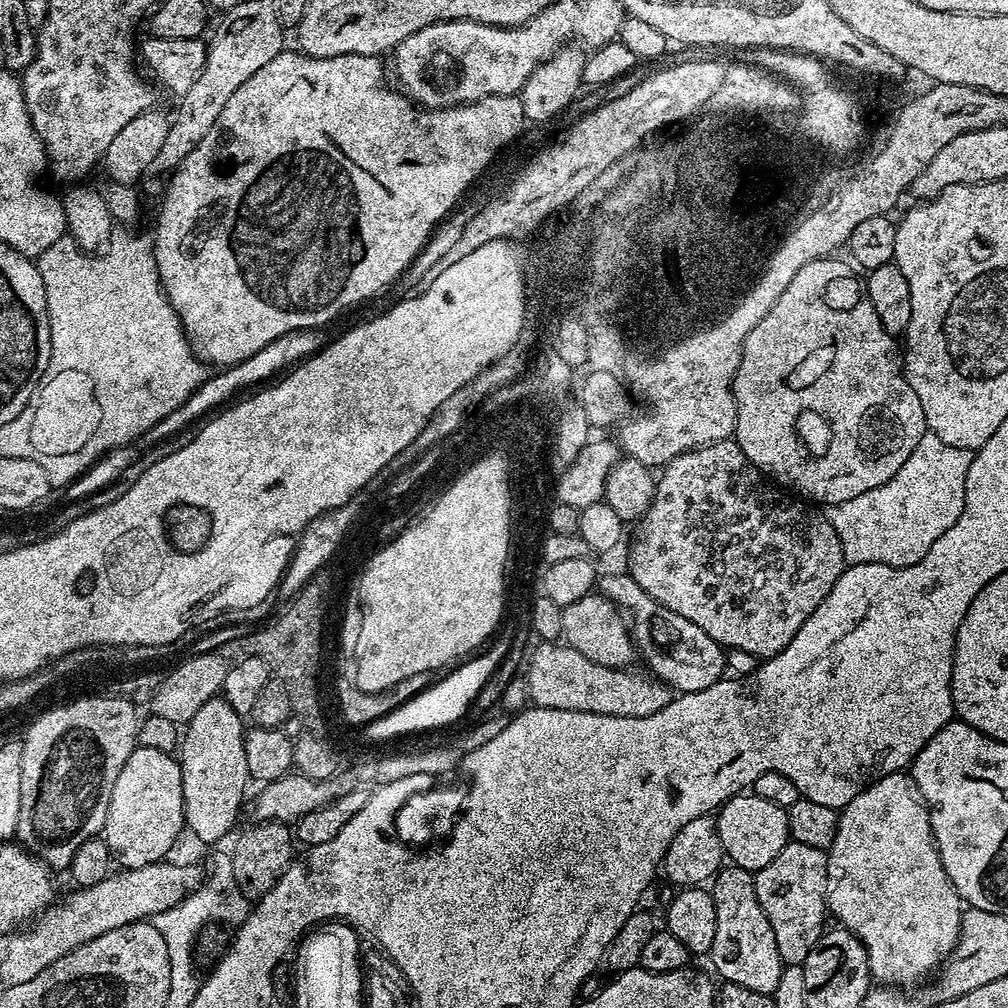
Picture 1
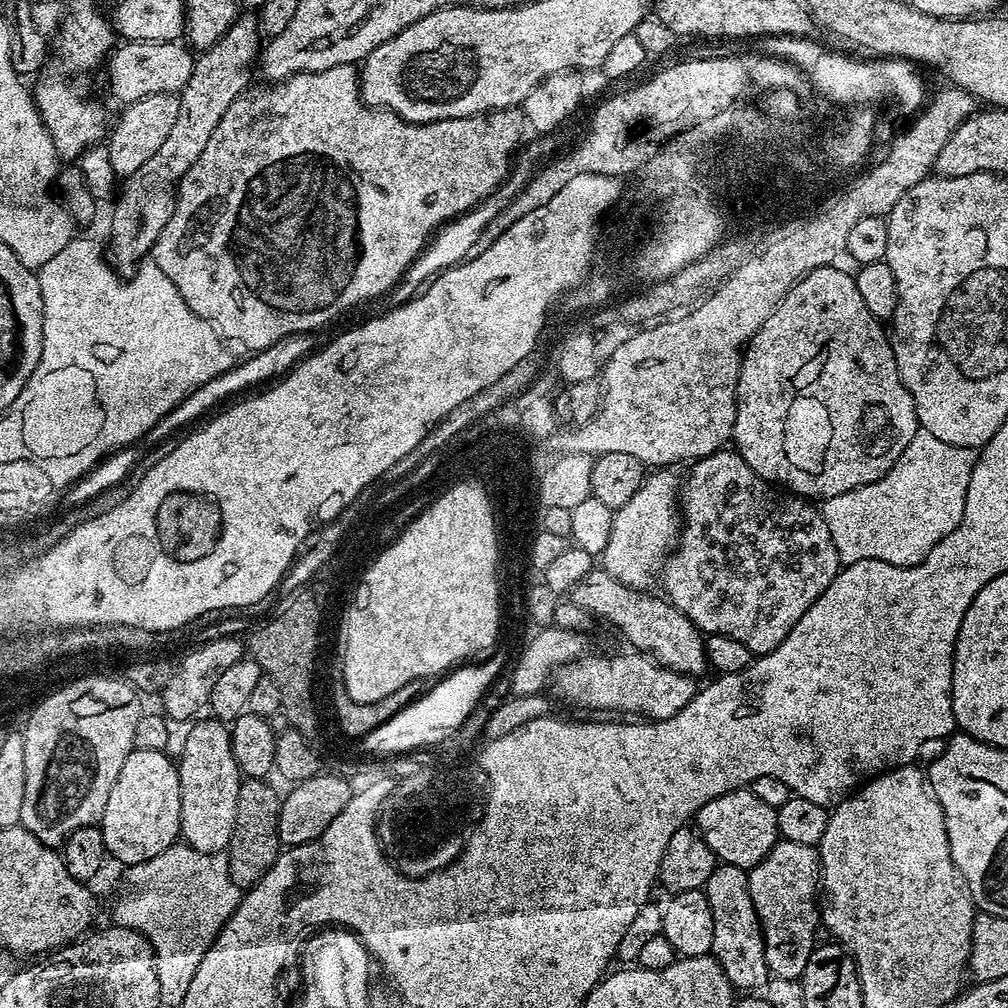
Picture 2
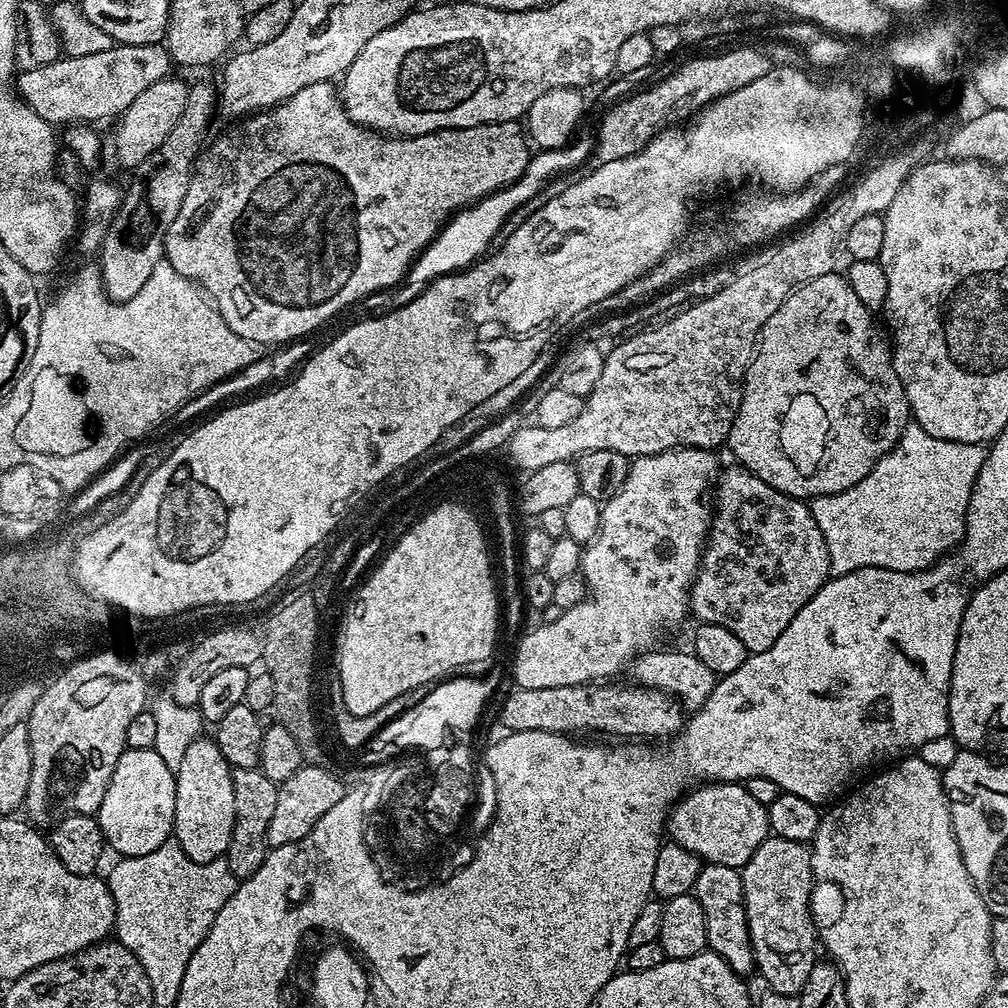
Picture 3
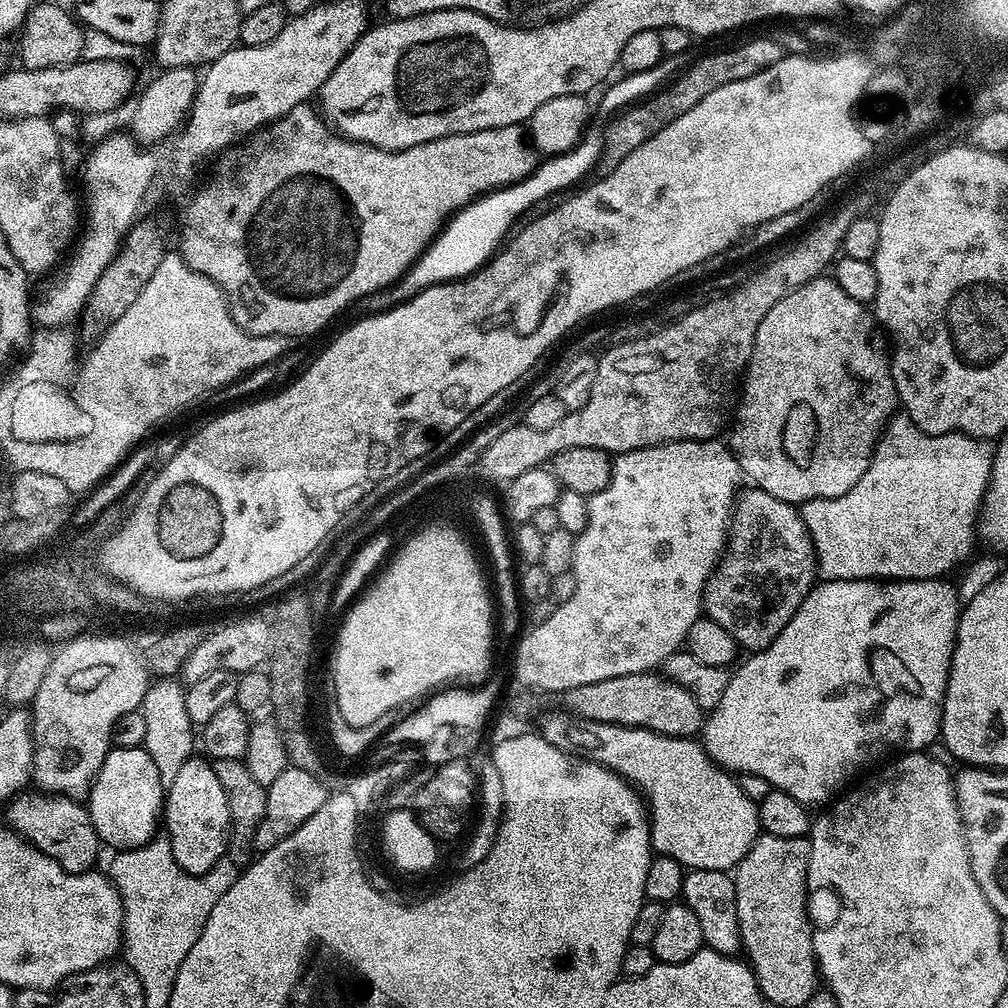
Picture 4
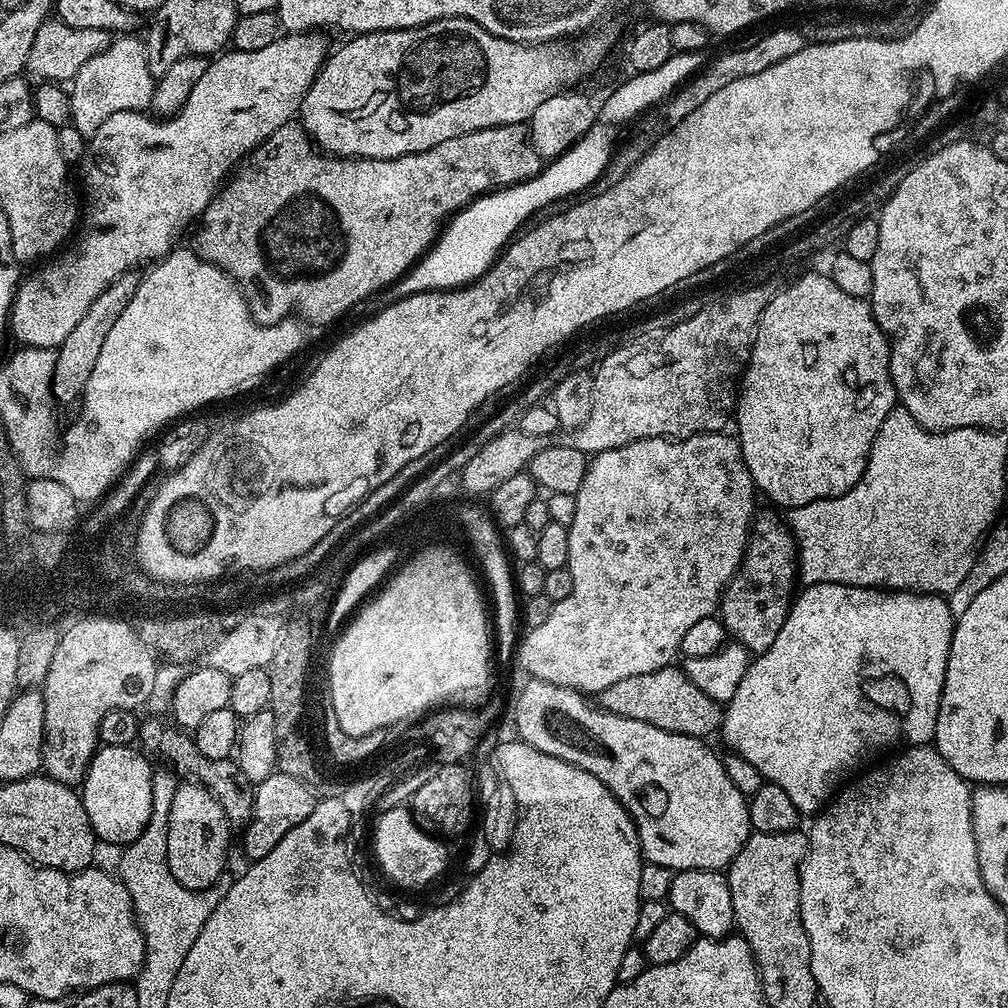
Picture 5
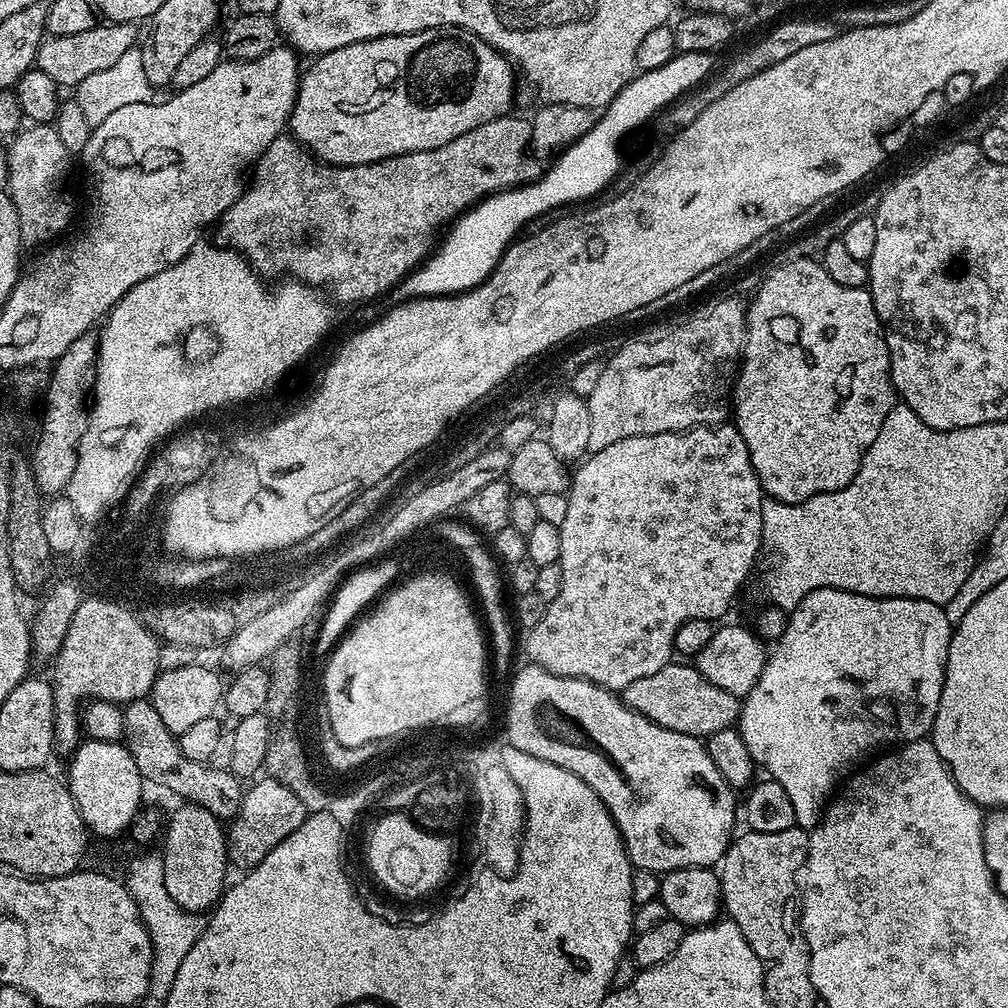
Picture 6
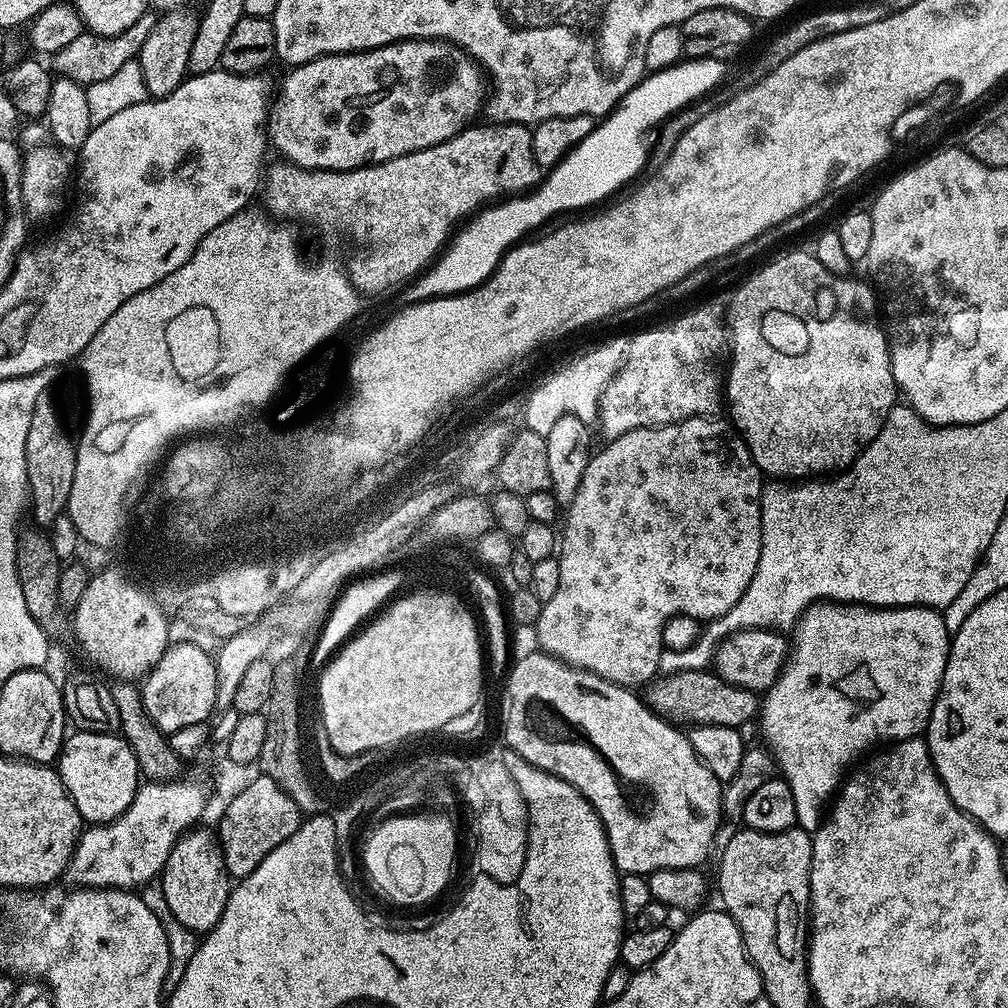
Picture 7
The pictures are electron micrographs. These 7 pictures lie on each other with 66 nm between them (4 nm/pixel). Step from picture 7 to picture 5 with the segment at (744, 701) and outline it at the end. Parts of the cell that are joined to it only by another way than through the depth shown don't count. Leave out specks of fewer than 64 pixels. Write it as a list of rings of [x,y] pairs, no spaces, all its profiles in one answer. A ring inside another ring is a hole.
[[[680,666],[654,670],[650,674],[634,674],[634,678],[622,678],[598,693],[598,704],[622,718],[634,718],[634,722],[646,722],[650,726],[658,726],[658,730],[670,730],[674,734],[708,738],[722,724],[720,703],[710,698],[710,694],[698,690]]]

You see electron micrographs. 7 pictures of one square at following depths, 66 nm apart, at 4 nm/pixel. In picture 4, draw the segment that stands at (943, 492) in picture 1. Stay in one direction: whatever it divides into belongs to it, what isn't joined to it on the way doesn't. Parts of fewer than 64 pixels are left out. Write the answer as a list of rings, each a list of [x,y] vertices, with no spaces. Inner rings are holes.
[[[906,414],[893,415],[885,424],[884,431],[880,433],[880,440],[872,452],[872,460],[868,464],[866,474],[862,474],[862,478],[858,478],[858,482],[854,482],[854,486],[846,490],[846,494],[838,498],[808,500],[799,505],[800,516],[806,522],[806,530],[812,535],[819,575],[824,580],[939,580],[947,577],[947,572],[954,571],[956,567],[959,569],[973,555],[972,547],[978,544],[980,509],[984,506],[984,496],[992,482],[995,457],[993,445],[987,440],[977,440],[975,436],[965,436],[963,432],[931,436],[923,432]]]

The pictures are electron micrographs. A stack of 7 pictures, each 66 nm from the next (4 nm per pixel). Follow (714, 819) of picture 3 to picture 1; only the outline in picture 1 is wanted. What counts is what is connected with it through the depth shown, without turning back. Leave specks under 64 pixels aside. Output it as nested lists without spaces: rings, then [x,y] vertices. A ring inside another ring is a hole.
[[[751,794],[732,796],[720,805],[715,822],[725,857],[753,874],[762,866],[774,862],[774,858],[778,858],[790,842],[787,811],[774,806],[774,802],[766,802],[766,798]]]

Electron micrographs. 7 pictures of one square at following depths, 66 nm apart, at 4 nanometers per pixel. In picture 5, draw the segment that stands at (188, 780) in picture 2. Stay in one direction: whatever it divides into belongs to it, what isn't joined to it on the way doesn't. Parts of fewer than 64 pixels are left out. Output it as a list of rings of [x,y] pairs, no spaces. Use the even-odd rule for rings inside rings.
[[[197,782],[186,783],[179,785],[170,805],[166,858],[169,860],[170,872],[182,886],[201,891],[225,875],[230,821],[207,788]]]

